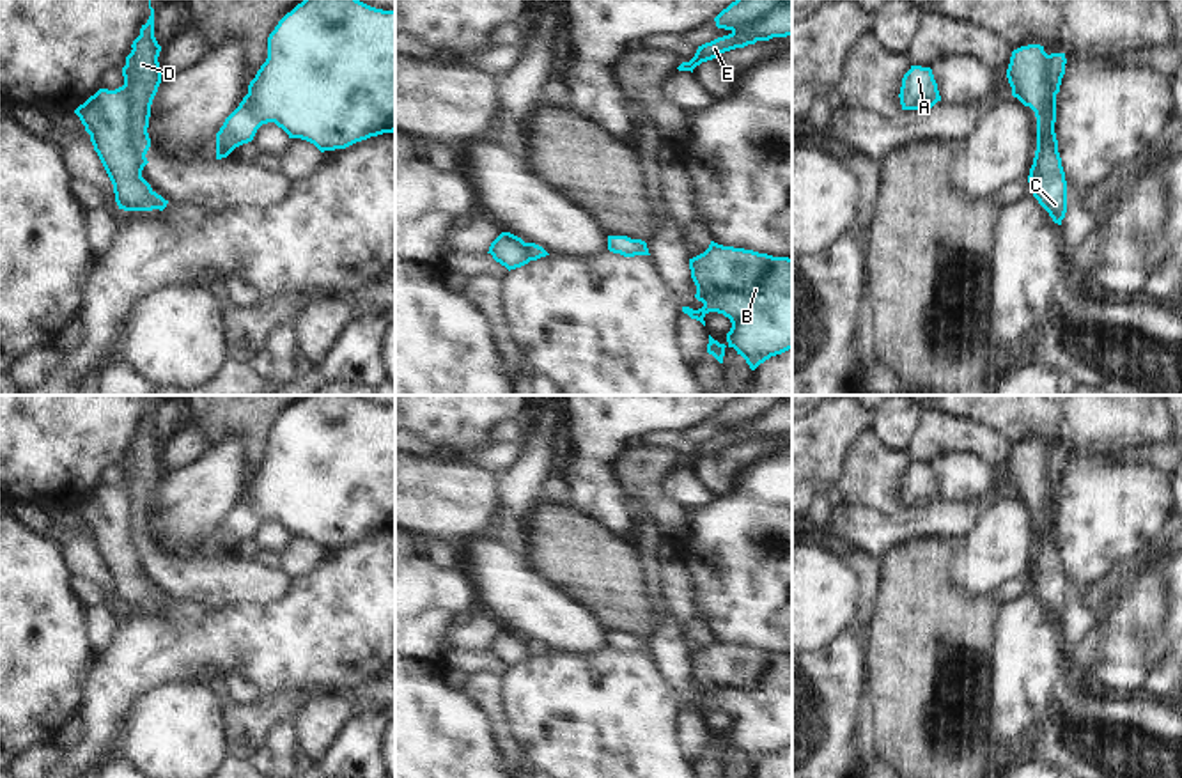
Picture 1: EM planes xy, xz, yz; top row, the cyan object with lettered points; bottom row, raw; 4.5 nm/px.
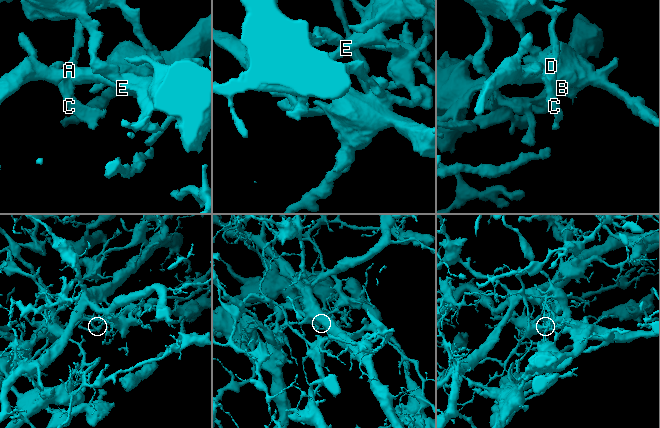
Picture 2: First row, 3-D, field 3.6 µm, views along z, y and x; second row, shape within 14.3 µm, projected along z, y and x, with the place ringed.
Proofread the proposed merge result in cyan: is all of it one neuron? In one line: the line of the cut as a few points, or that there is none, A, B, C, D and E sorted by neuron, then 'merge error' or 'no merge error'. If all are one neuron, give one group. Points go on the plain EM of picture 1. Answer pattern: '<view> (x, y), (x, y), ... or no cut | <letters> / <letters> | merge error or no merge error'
yz (1049, 452), (1049, 534), (1039, 544) | A B D E / C | merge error

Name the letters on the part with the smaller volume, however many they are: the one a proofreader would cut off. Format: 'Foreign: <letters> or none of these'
Foreign: A, B, D, E

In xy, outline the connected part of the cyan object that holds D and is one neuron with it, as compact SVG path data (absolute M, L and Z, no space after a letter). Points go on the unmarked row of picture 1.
M154 409L142 422L140 432L131 441L126 454L122 473L126 480L126 500L129 517L129 539L136 551L145 553L151 544L147 530L151 502L161 480L161 464L158 459L161 443L154 434Z

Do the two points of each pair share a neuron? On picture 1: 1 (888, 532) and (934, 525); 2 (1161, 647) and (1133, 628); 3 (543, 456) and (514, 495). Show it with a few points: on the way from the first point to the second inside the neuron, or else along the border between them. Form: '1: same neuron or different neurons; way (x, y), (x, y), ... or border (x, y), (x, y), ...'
1: same neuron; way (899, 529), (904, 525), (924, 525)
2: different neurons; border (1163, 621), (1159, 628)
3: same neuron; way (534, 465), (518, 486)

